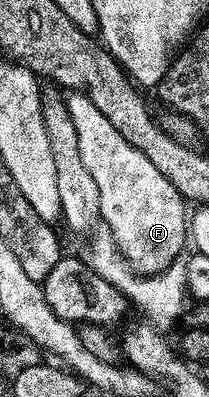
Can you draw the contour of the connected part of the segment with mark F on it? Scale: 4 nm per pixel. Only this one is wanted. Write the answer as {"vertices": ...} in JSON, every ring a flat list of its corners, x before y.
{"vertices":[[73,94,68,97,67,103,71,122,75,124,75,130,79,134,79,150,83,150,83,162,87,170,91,170,91,178,95,178,95,186,99,186,102,221,111,230,116,248,129,260,138,277,160,276,161,273,169,271,178,263,177,259,180,258,181,251,185,248,185,240,187,244,187,237,191,232,187,212,185,216,187,201,148,158,124,140,123,135,111,126,111,122,91,102,91,98]]}

